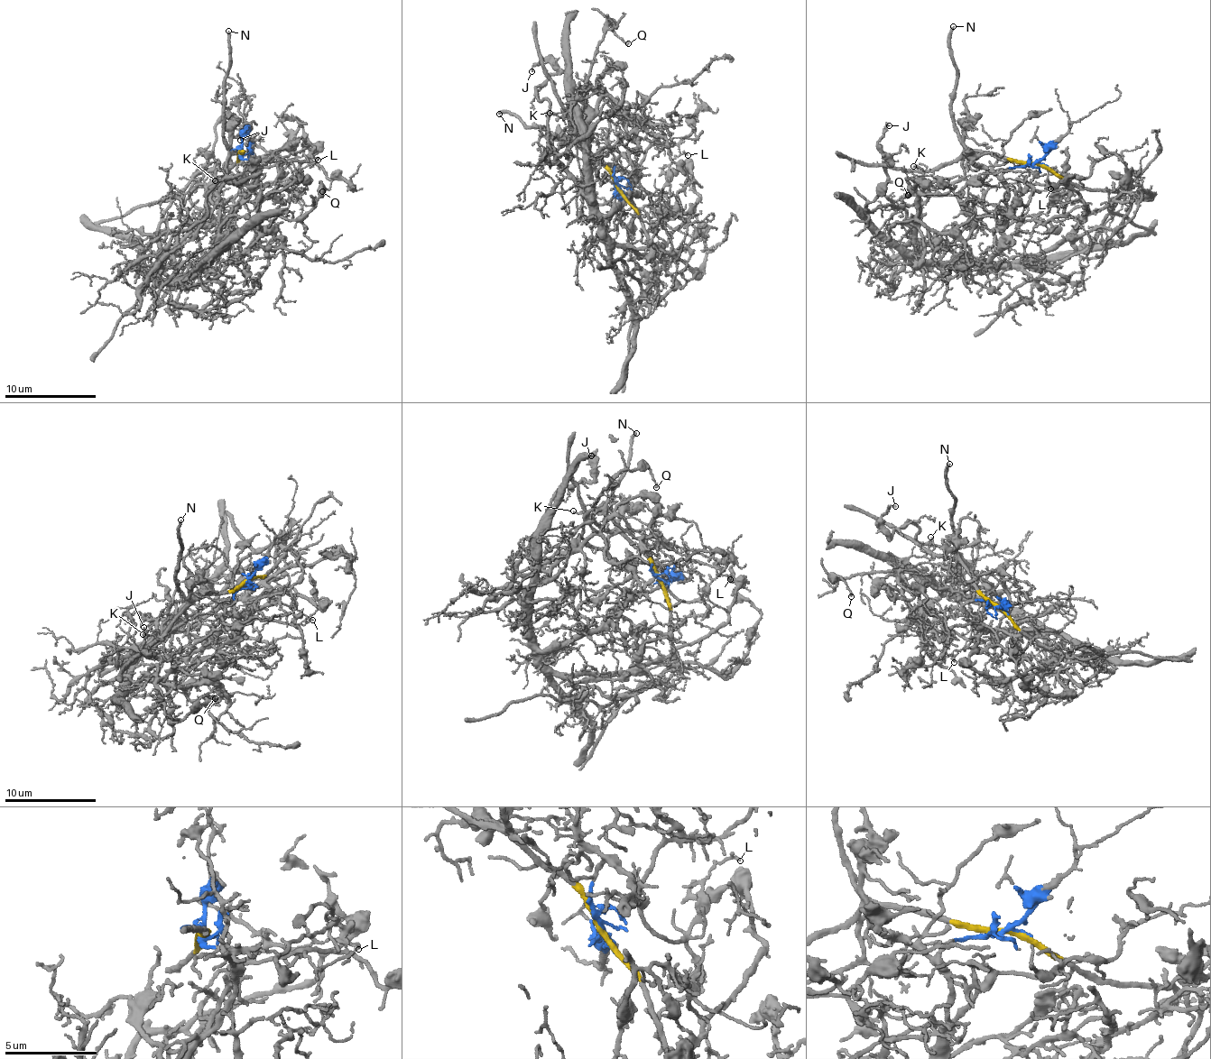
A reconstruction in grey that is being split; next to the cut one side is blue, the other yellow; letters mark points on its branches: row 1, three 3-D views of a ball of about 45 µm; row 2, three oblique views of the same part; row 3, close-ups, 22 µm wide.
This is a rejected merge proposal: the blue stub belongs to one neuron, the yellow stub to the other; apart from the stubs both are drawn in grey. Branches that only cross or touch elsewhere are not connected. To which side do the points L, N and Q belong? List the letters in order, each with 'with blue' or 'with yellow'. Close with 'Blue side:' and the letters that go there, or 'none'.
L: with blue
N: with yellow
Q: with blue
Blue side: L, Q

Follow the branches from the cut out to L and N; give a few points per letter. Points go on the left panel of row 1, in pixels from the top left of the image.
L: (239, 151), (243, 160), (255, 166), (255, 189), (246, 198), (255, 170), (270, 160), (303, 155), (317, 160)
N: (239, 153), (244, 152), (232, 152), (224, 133), (225, 72), (230, 51), (227, 31)

